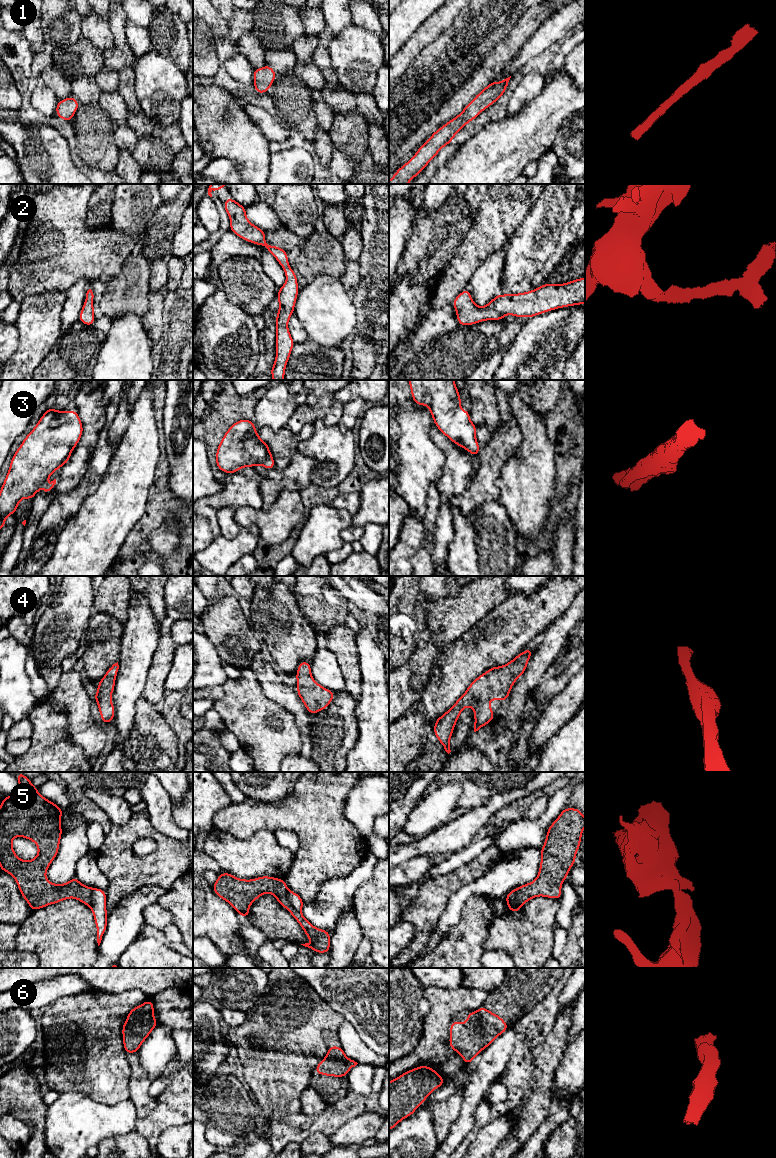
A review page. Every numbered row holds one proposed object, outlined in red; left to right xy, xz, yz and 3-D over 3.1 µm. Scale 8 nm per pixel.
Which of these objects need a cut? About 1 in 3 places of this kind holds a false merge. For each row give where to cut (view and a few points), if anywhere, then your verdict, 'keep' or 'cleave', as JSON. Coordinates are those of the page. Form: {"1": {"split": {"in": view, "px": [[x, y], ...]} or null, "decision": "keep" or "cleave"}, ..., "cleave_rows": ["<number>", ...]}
{"1": {"split": null, "decision": "keep"}, "2": {"split": null, "decision": "keep"}, "3": {"split": null, "decision": "keep"}, "4": {"split": null, "decision": "keep"}, "5": {"split": {"in": "xz", "px": [[288, 891], [288, 904], [300, 912]]}, "decision": "cleave"}, "6": {"split": null, "decision": "keep"}, "cleave_rows": ["5"]}

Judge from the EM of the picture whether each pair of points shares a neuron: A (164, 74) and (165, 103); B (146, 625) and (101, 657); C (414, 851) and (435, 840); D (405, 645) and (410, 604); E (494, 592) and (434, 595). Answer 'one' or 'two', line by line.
A: one
B: two
C: one
D: one
E: two

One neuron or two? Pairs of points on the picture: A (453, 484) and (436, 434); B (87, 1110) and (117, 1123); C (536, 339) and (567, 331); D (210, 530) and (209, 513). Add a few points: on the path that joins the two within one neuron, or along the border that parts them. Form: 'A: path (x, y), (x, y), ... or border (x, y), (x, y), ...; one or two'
A: path (453, 472), (453, 452), (447, 446); one
B: path (94, 1117), (98, 1121), (110, 1121); one
C: path (544, 339), (550, 339), (559, 331); one
D: path (210, 526), (209, 517); one

